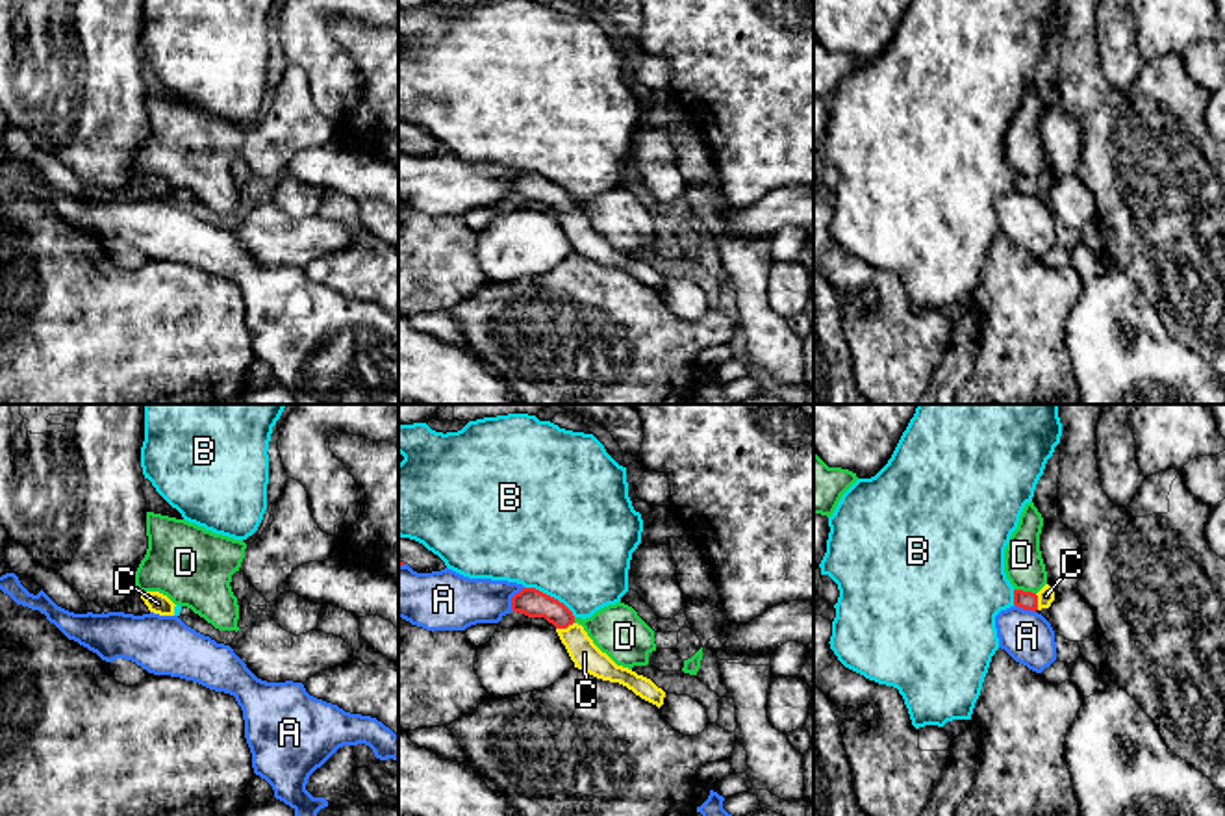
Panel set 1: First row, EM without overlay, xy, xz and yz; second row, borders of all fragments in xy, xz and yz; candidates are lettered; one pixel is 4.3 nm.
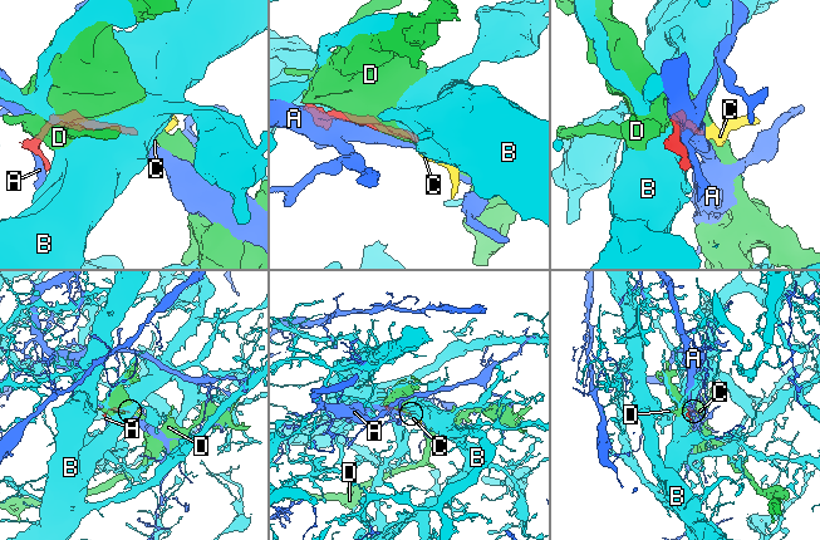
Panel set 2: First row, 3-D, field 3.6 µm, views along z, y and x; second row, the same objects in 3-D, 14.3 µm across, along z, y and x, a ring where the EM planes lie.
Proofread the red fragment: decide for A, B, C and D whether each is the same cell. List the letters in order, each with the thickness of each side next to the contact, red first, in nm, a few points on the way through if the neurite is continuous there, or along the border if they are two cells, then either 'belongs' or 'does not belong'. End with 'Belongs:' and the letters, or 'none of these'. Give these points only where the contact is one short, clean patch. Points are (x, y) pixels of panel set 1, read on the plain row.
A: 120 nm thick on the red side, 240 nm on the other; does not belong
B: 120 nm thick on the red side, 500 nm on the other; does not belong
C: 120 nm thick on the red side, 120 nm on the other; runs through xz (529, 186), (543, 190), (564, 212), (584, 238); belongs
D: 80 nm thick on the red side, 170 nm on the other; does not belong
Belongs: C

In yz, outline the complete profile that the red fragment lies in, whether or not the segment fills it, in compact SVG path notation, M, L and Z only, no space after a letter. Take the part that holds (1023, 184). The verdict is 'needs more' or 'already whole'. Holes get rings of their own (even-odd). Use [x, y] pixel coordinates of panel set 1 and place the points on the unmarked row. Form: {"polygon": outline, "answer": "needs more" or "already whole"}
{"polygon": "M1045 169L1038 178L1014 174L1014 189L1023 195L1042 195L1049 193L1055 185L1055 176L1049 169Z", "answer": "needs more"}

